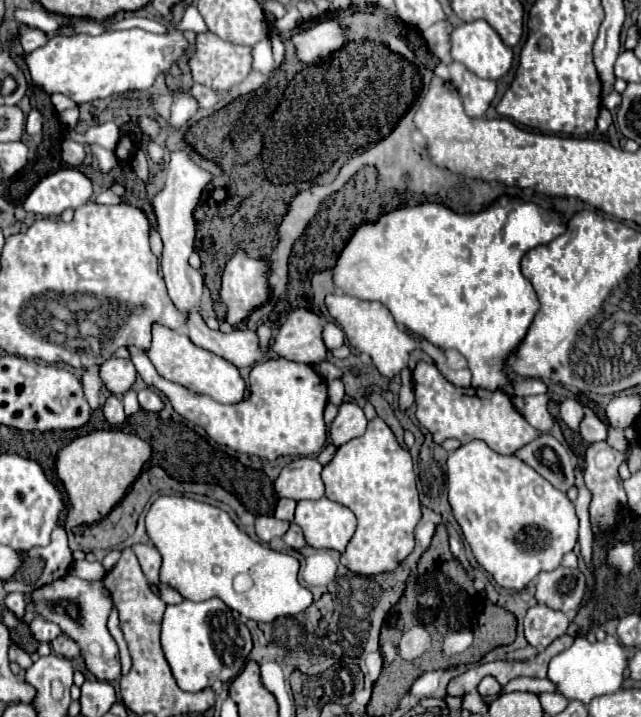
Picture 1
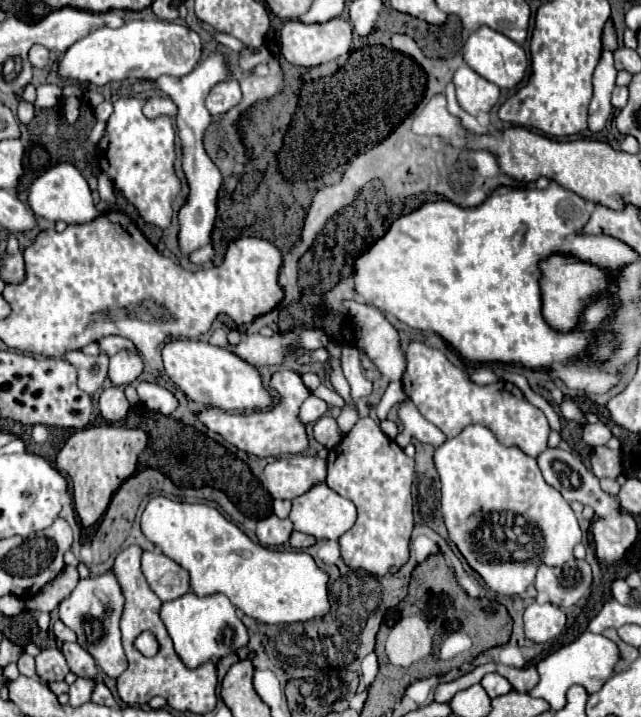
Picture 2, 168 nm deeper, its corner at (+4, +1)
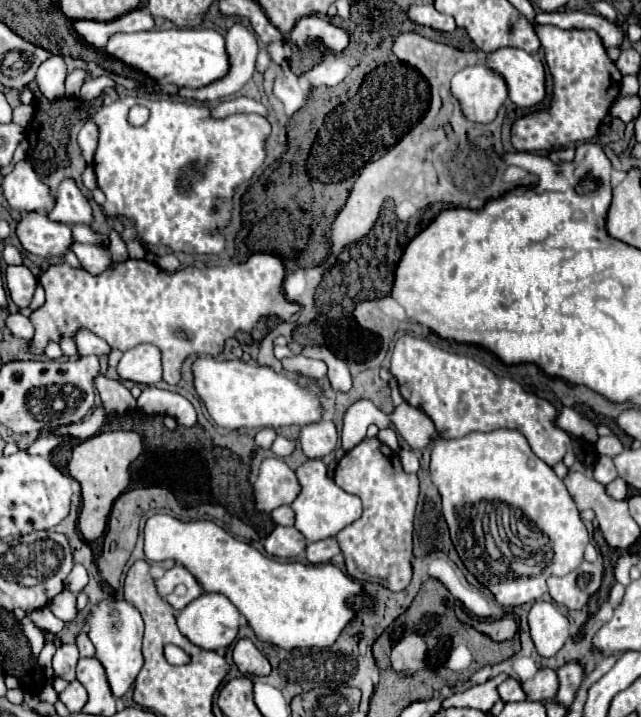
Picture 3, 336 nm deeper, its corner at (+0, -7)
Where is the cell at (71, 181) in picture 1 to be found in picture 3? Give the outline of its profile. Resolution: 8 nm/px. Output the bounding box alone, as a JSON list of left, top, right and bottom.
[48,179,92,225]

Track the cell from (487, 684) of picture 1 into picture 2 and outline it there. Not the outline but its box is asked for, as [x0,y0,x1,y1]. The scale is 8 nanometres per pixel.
[480,673,512,697]

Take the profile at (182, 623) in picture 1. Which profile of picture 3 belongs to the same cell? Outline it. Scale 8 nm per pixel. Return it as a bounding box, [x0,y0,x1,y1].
[176,593,240,651]

